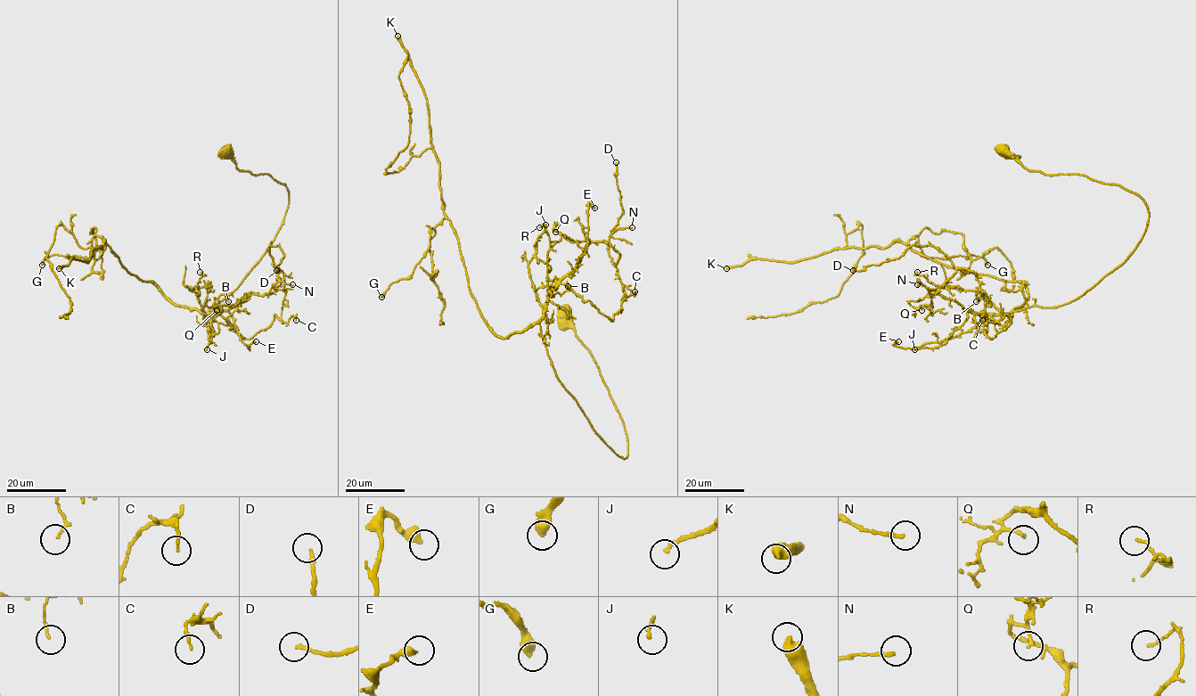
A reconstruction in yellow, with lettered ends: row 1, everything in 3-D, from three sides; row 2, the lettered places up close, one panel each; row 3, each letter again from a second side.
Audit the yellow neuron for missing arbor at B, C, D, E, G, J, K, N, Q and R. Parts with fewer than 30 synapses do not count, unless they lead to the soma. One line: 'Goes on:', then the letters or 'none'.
Goes on: K

